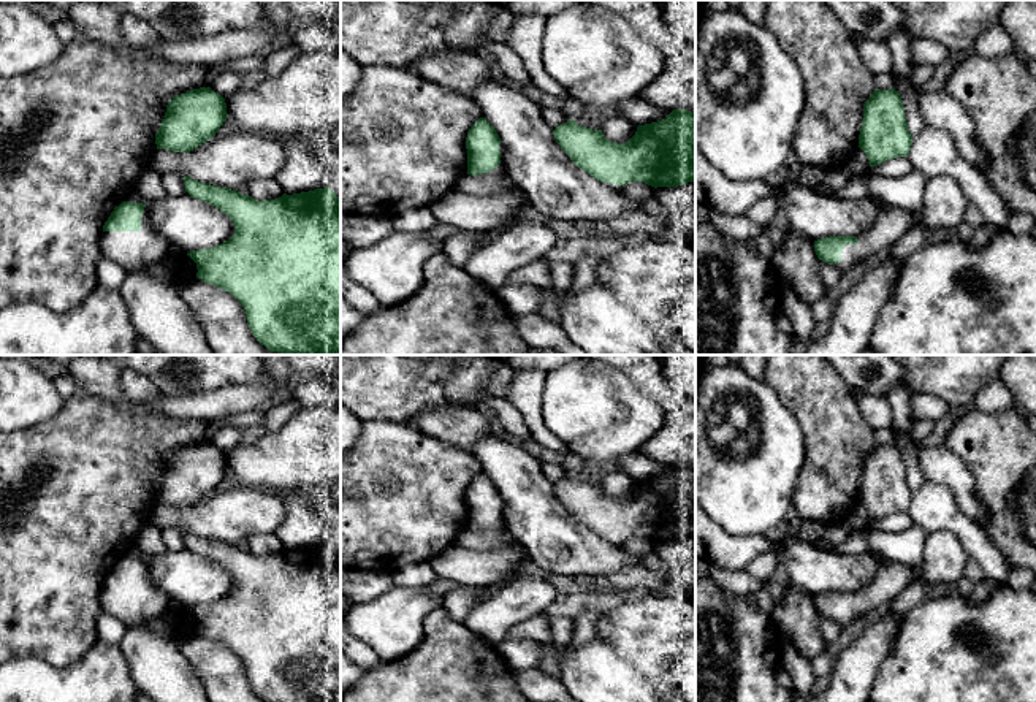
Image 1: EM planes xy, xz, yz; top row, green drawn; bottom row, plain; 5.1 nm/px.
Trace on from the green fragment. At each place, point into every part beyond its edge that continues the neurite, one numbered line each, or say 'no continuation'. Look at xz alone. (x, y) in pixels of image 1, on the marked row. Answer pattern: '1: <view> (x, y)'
1: xz (498, 171)

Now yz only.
1: yz (891, 224)

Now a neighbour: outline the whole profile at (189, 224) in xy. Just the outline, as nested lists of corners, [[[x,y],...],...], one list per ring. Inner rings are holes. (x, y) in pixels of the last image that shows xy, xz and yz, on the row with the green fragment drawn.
[[[166,195],[147,204],[149,219],[176,254],[215,247],[234,235],[231,219],[215,206],[190,196]]]

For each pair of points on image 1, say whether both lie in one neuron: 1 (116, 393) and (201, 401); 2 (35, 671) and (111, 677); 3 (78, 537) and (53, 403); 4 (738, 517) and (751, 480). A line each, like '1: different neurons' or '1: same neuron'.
1: same neuron
2: same neuron
3: different neurons
4: same neuron

